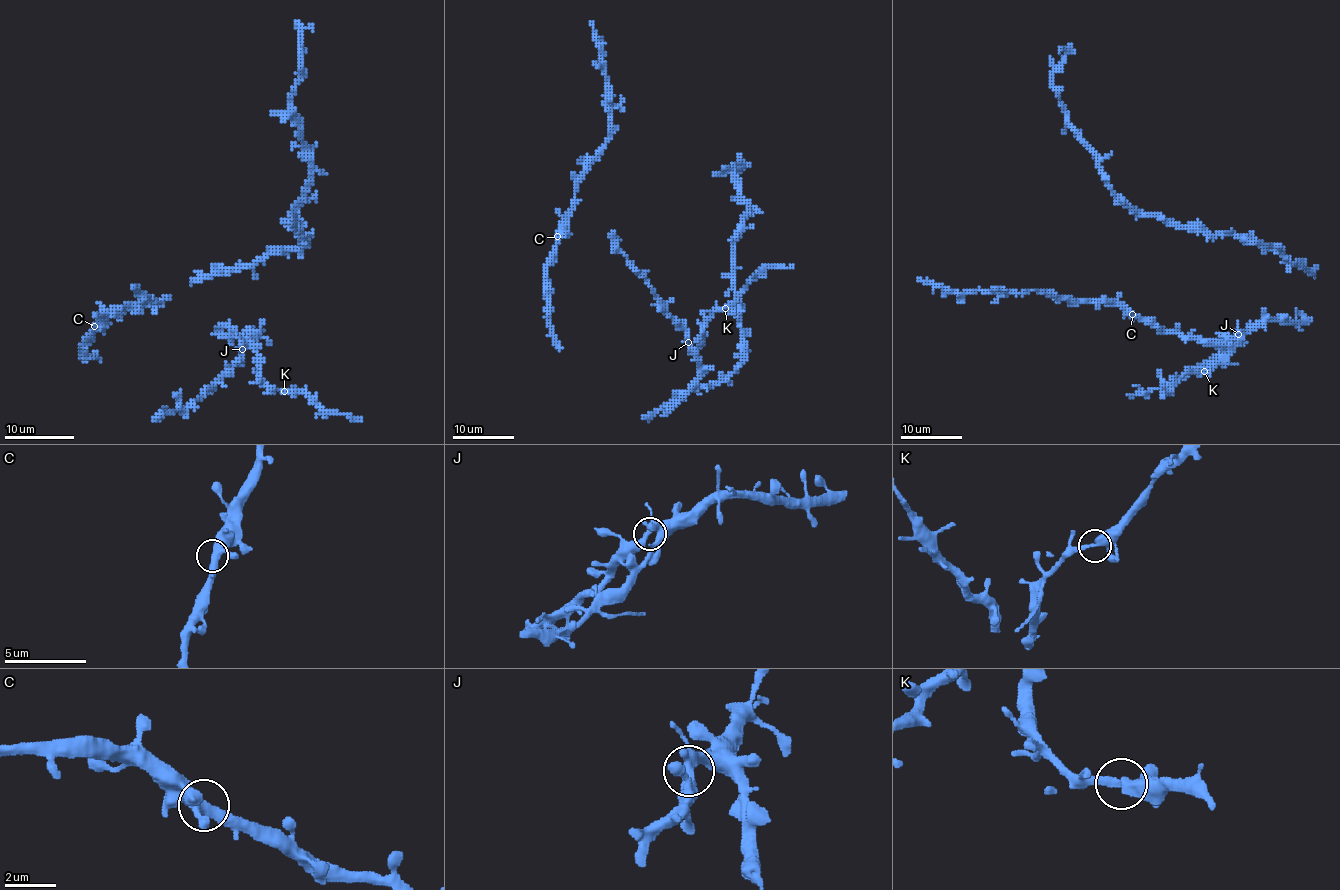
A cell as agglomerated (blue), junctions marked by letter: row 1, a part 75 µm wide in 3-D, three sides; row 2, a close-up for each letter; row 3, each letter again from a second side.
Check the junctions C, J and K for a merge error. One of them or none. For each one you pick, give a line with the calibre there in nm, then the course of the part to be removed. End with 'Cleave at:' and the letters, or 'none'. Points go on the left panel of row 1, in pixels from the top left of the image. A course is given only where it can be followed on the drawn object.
Cleave at: none

